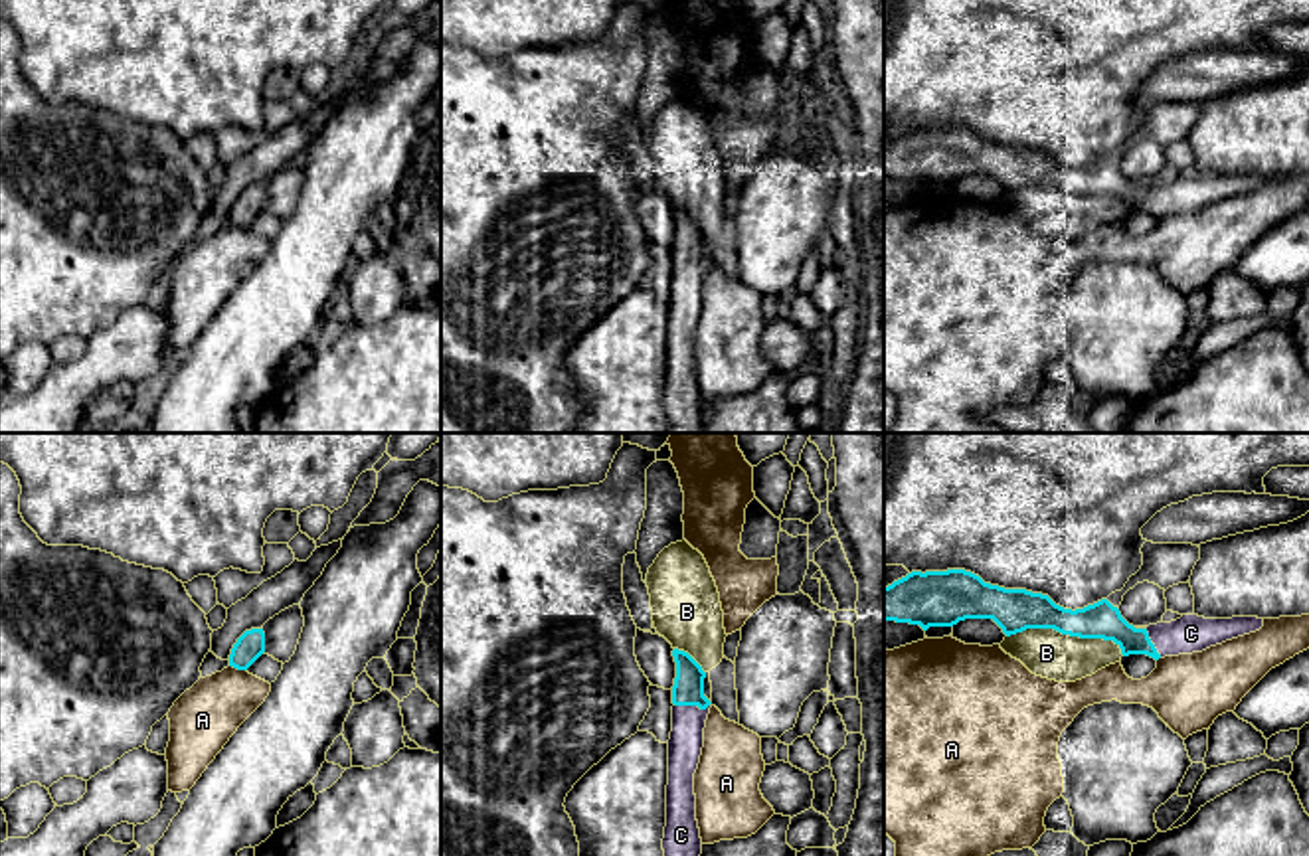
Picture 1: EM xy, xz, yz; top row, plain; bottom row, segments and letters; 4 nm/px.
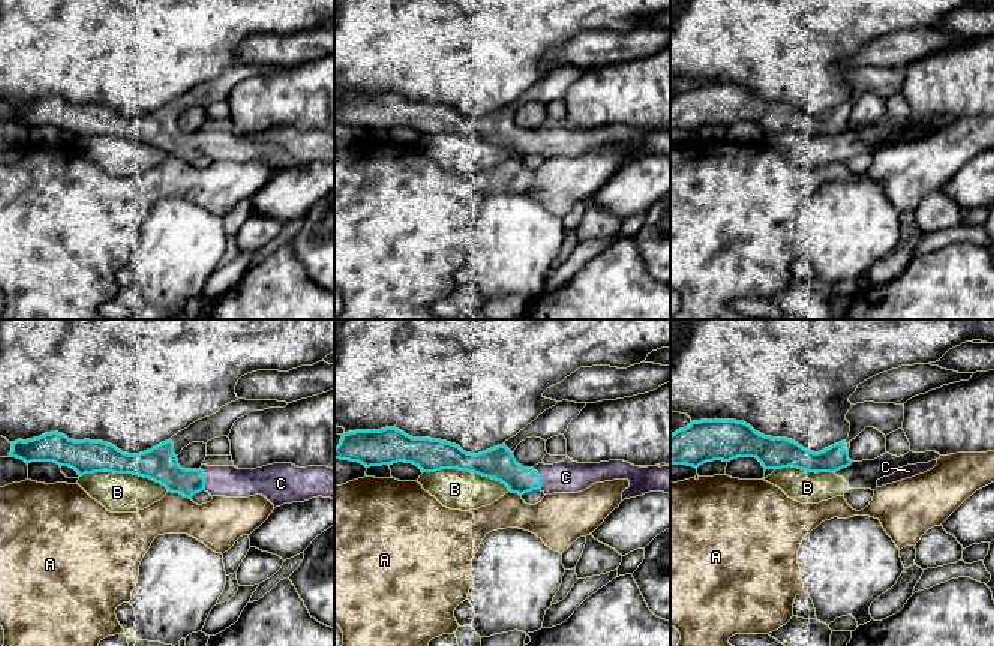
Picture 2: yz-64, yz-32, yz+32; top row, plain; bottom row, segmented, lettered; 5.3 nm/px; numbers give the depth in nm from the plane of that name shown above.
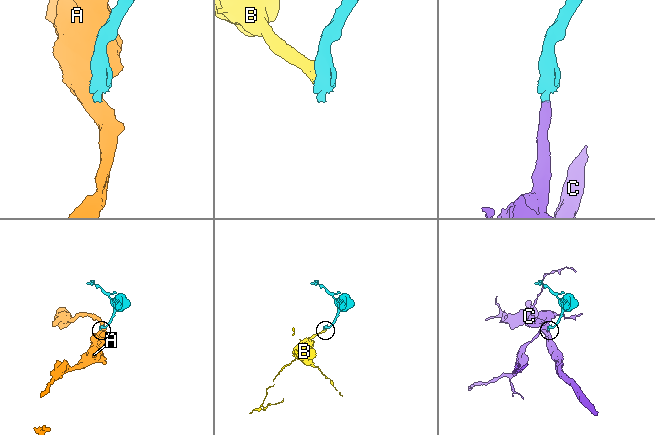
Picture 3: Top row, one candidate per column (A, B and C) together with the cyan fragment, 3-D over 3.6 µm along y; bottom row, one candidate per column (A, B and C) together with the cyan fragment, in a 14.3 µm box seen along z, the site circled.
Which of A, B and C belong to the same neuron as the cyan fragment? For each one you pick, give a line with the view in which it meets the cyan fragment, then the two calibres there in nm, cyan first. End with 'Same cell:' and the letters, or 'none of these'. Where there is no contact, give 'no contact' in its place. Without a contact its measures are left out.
C: meets cyan in xz; 130 nm thick on the cyan side, 140 nm on the other
Same cell: C

